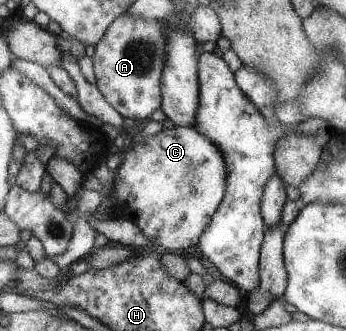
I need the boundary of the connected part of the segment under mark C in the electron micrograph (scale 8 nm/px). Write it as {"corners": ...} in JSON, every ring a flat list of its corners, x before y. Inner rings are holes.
{"corners":[[173,125,132,144,124,152,121,164,115,171,112,196,117,201,115,210,118,213,112,217,122,216,131,220,148,239,151,248,181,255,182,251,196,245,224,197,228,173,222,151,194,127]]}

